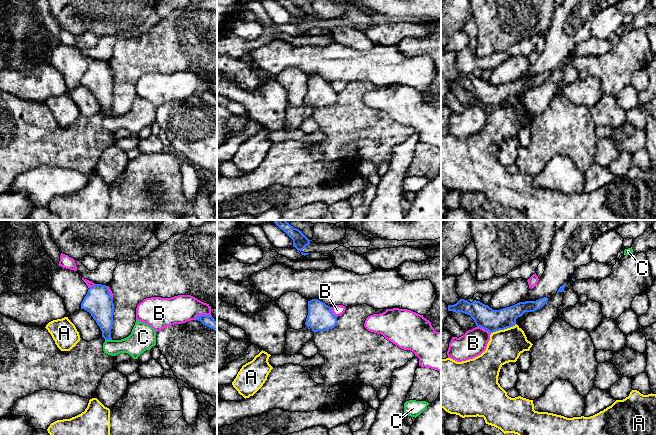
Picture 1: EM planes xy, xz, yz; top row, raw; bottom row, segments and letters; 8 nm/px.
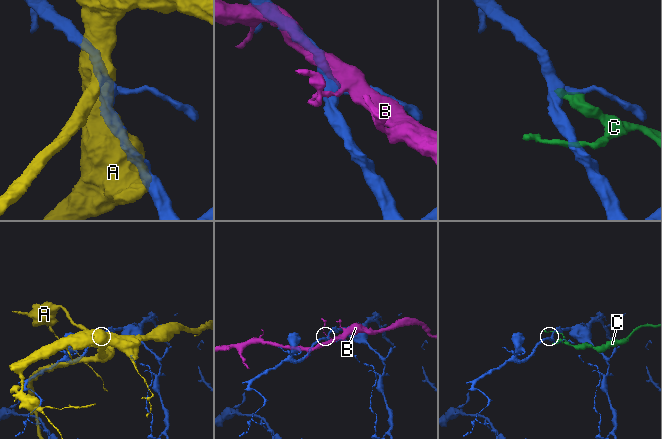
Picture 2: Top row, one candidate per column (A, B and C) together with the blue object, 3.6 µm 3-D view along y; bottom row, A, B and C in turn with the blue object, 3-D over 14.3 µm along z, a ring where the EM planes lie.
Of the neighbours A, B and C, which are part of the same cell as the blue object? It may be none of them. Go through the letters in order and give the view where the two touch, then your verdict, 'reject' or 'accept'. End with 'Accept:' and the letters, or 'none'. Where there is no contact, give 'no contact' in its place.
A: yz | reject
B: yz | reject
C: xy | reject
Accept: none

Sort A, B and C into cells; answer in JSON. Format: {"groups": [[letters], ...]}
{"groups": [["A"], ["B"], ["C"]]}

